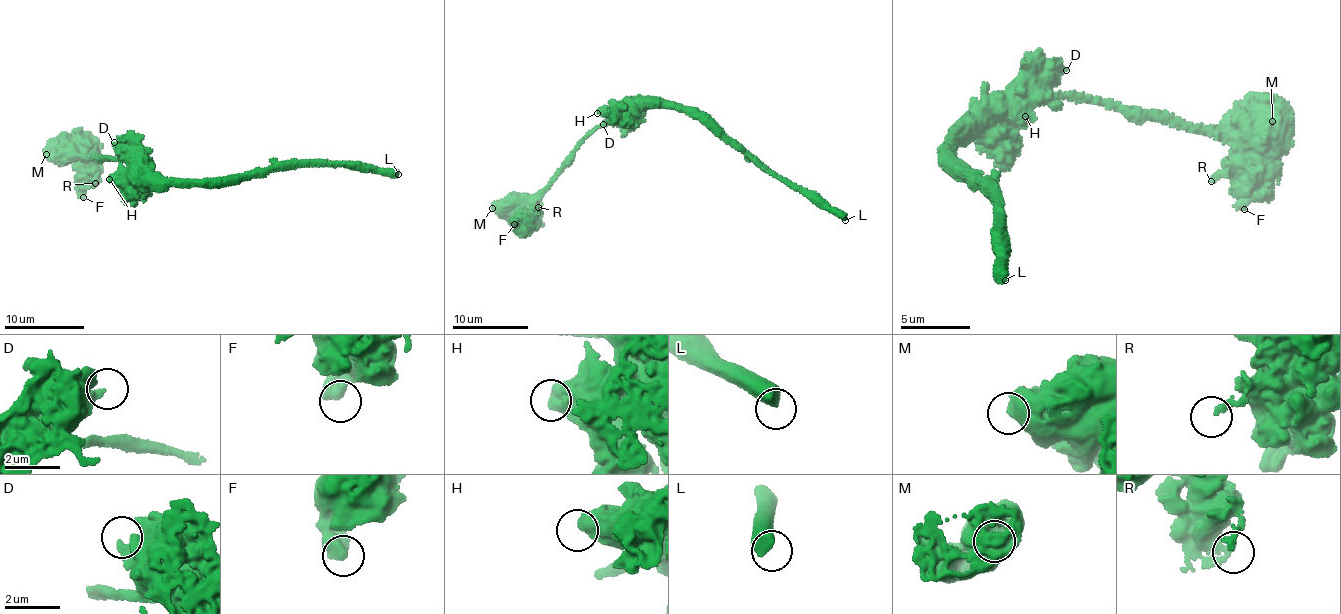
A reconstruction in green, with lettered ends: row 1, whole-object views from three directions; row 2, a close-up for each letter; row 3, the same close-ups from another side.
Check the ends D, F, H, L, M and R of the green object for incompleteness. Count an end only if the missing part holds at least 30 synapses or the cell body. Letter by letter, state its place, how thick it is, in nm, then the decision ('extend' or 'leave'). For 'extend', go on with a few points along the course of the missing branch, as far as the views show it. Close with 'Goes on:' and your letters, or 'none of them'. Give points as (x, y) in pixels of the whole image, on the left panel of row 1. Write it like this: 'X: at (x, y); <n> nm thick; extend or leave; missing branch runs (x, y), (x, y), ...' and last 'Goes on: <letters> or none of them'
D: at (114, 142); 320 nm thick; leave
F: at (83, 197); 600 nm thick; leave
H: at (109, 179); 700 nm thick; leave
L: at (398, 174); 600 nm thick; extend
M: at (46, 154); 700 nm thick; leave
R: at (95, 183); 200 nm thick; leave
Goes on: L

